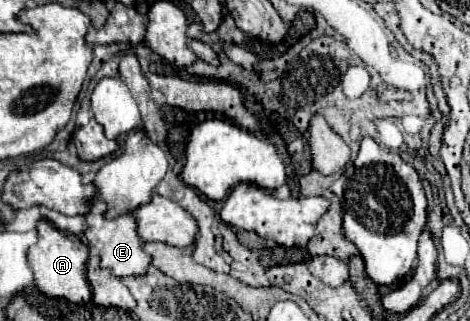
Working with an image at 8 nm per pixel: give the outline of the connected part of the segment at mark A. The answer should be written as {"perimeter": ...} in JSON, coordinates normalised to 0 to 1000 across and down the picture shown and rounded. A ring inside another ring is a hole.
{"perimeter":[[[87,682],[79,701],[83,720],[83,751],[62,776],[62,826],[74,850],[74,888],[87,913],[96,913],[100,925],[134,925],[151,944],[168,944],[181,950],[194,938],[194,900],[185,882],[185,807],[189,807],[189,776],[185,763],[164,738],[164,732],[147,732],[121,707],[113,707],[113,695],[104,695],[100,682]]]}

